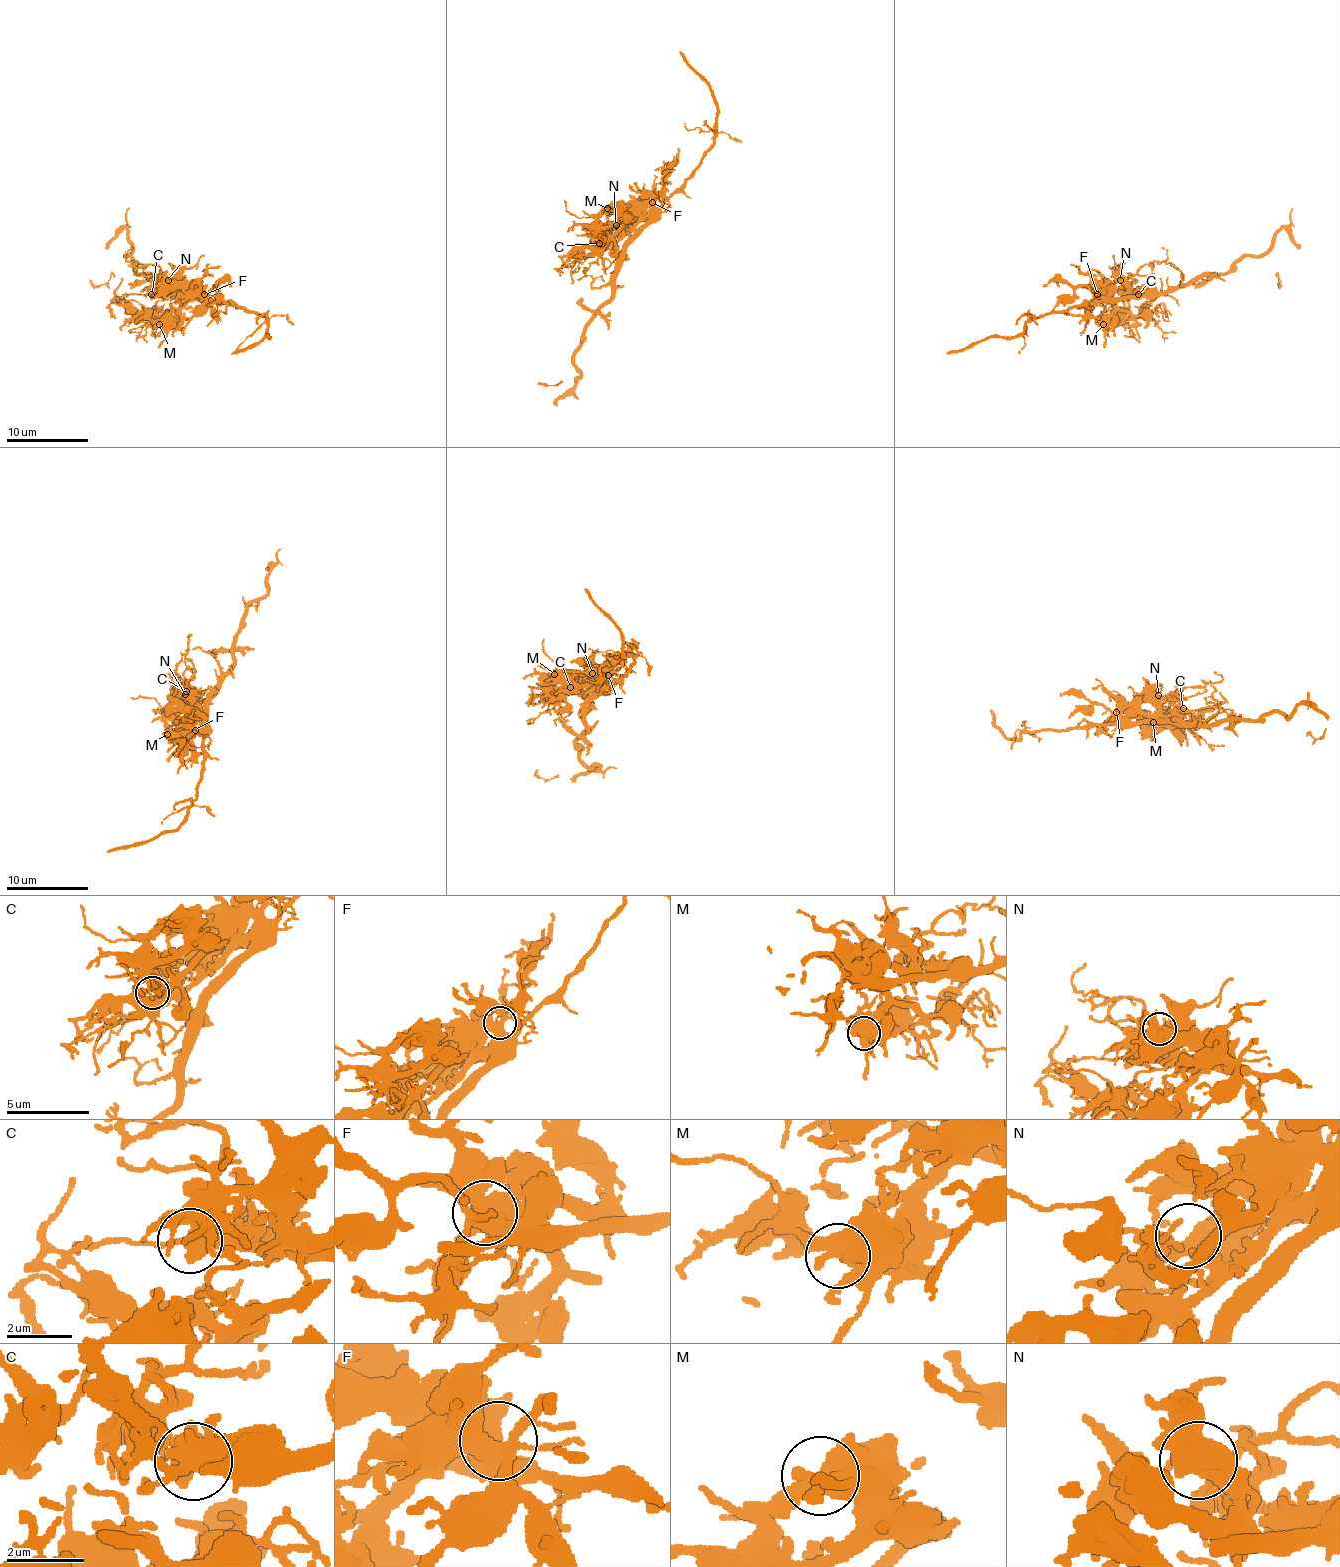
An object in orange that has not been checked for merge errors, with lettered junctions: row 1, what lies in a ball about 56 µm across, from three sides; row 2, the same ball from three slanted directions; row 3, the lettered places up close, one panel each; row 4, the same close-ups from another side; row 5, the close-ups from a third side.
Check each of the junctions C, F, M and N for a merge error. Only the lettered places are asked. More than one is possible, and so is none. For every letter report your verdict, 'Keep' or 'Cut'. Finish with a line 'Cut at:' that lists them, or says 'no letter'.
C: Keep
F: Keep
M: Keep
N: Keep
Cut at: no letter

